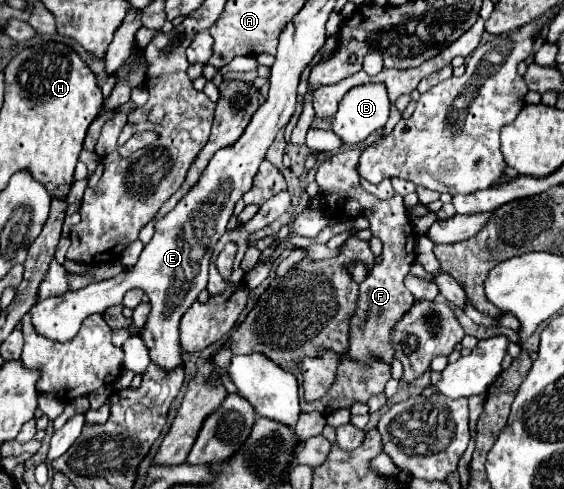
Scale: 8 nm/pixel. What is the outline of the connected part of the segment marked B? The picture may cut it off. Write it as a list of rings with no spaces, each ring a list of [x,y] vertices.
[[[364,84],[352,88],[340,102],[330,126],[342,144],[358,144],[372,132],[384,128],[390,112],[390,100],[384,84]]]

